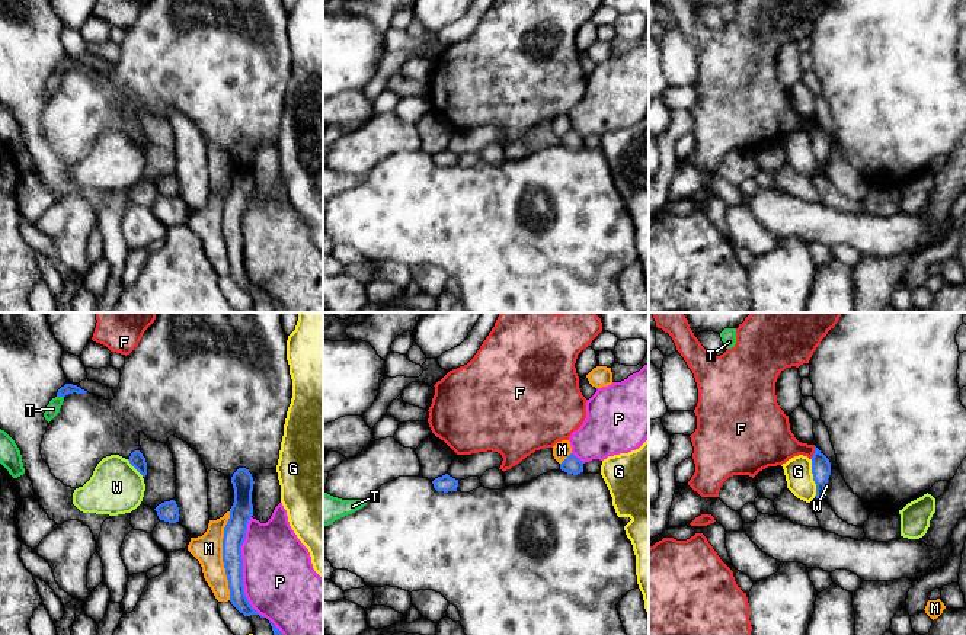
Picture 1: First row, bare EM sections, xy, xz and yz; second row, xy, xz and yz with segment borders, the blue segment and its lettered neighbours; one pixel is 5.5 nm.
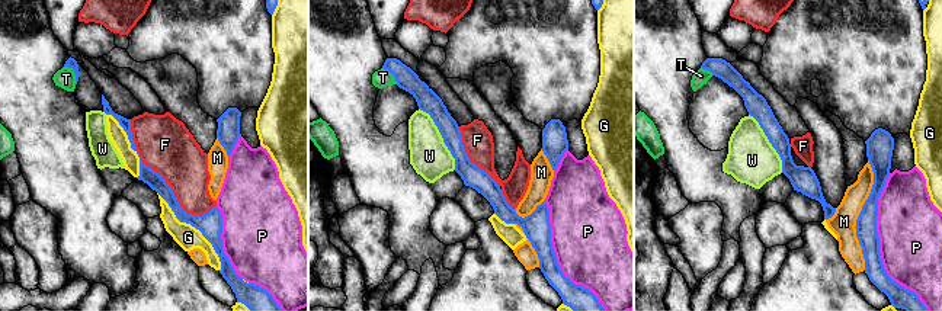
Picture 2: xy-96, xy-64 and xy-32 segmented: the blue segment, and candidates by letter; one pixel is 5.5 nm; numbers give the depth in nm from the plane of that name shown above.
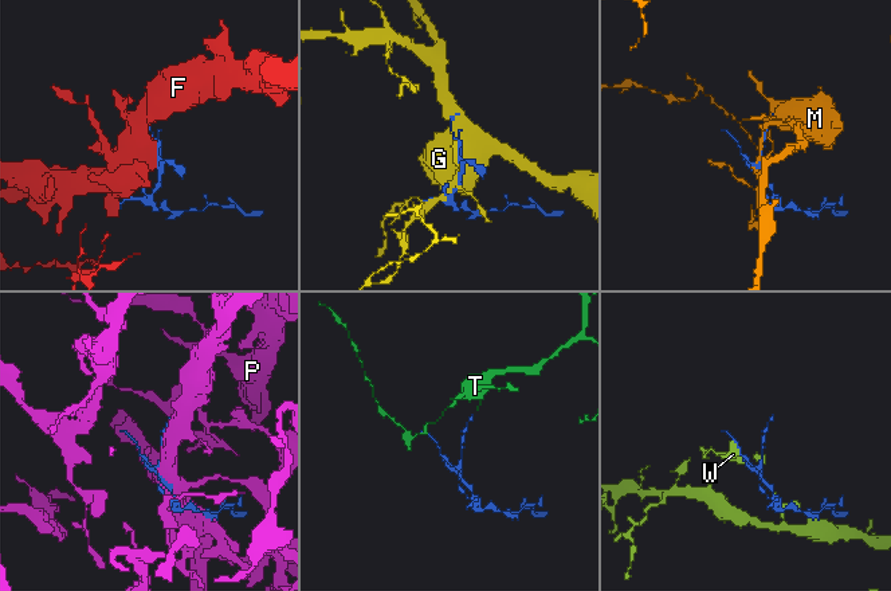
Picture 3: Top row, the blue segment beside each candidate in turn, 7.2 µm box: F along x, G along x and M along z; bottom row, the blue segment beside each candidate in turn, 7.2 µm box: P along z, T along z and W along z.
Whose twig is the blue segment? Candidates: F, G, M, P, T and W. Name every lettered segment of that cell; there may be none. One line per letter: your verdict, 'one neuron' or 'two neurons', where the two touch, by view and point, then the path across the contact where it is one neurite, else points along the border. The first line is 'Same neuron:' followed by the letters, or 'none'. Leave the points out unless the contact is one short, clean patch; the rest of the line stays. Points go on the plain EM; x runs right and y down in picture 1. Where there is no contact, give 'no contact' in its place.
Same neuron: none
F: two neurons; meets blue in yz at (815, 127)
G: two neurons; meets blue in yz at (813, 153)
M: two neurons; meets blue in xy at (223, 228)
P: two neurons; meets blue in xy at (242, 243)
T: two neurons; meets blue in xy at (60, 70); border along xy (57, 70), (63, 71)
W: two neurons; meets blue in xy at (136, 143)

